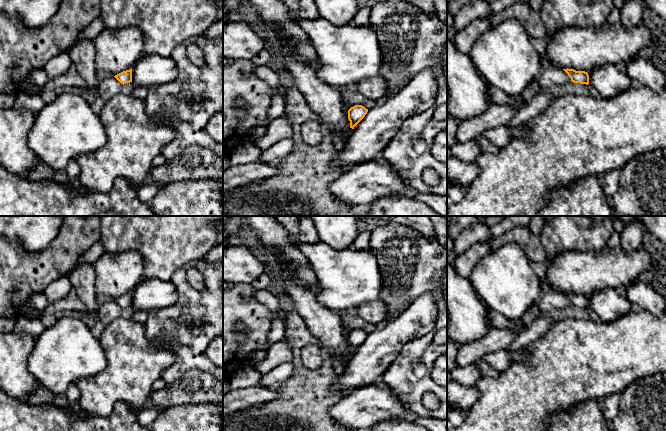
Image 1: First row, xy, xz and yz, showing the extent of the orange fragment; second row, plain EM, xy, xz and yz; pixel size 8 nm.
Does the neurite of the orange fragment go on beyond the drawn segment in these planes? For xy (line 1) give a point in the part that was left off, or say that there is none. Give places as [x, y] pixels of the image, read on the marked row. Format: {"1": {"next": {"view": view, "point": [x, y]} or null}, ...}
{"1": {"next": null}}

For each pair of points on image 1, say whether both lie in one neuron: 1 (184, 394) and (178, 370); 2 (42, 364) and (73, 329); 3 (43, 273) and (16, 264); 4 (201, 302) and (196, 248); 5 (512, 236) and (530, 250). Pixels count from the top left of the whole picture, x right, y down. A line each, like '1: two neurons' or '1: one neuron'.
1: two neurons
2: one neuron
3: one neuron
4: two neurons
5: one neuron

